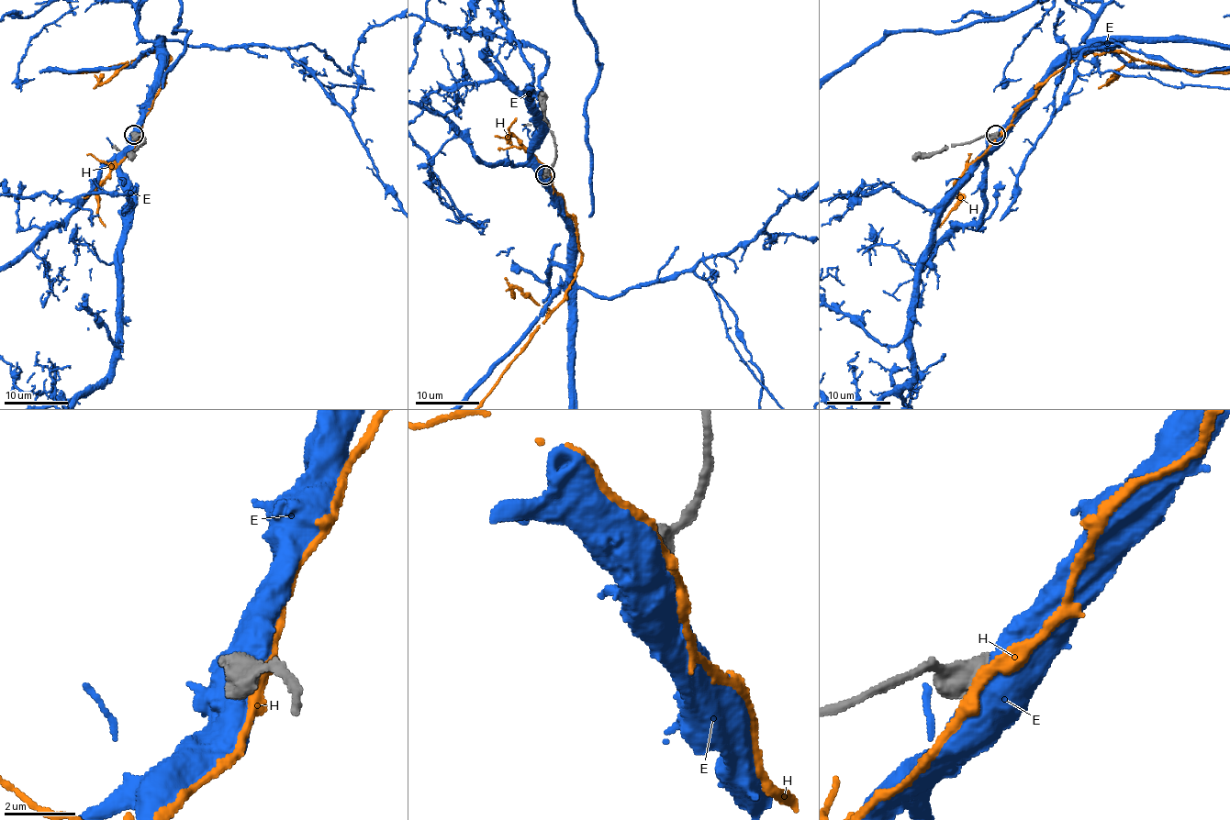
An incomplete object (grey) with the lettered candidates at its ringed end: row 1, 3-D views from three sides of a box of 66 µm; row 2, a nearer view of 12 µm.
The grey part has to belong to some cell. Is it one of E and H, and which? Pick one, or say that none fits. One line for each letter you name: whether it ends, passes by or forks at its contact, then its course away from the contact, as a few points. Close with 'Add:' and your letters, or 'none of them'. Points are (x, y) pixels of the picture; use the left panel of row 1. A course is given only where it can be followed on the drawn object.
Add: none of them

